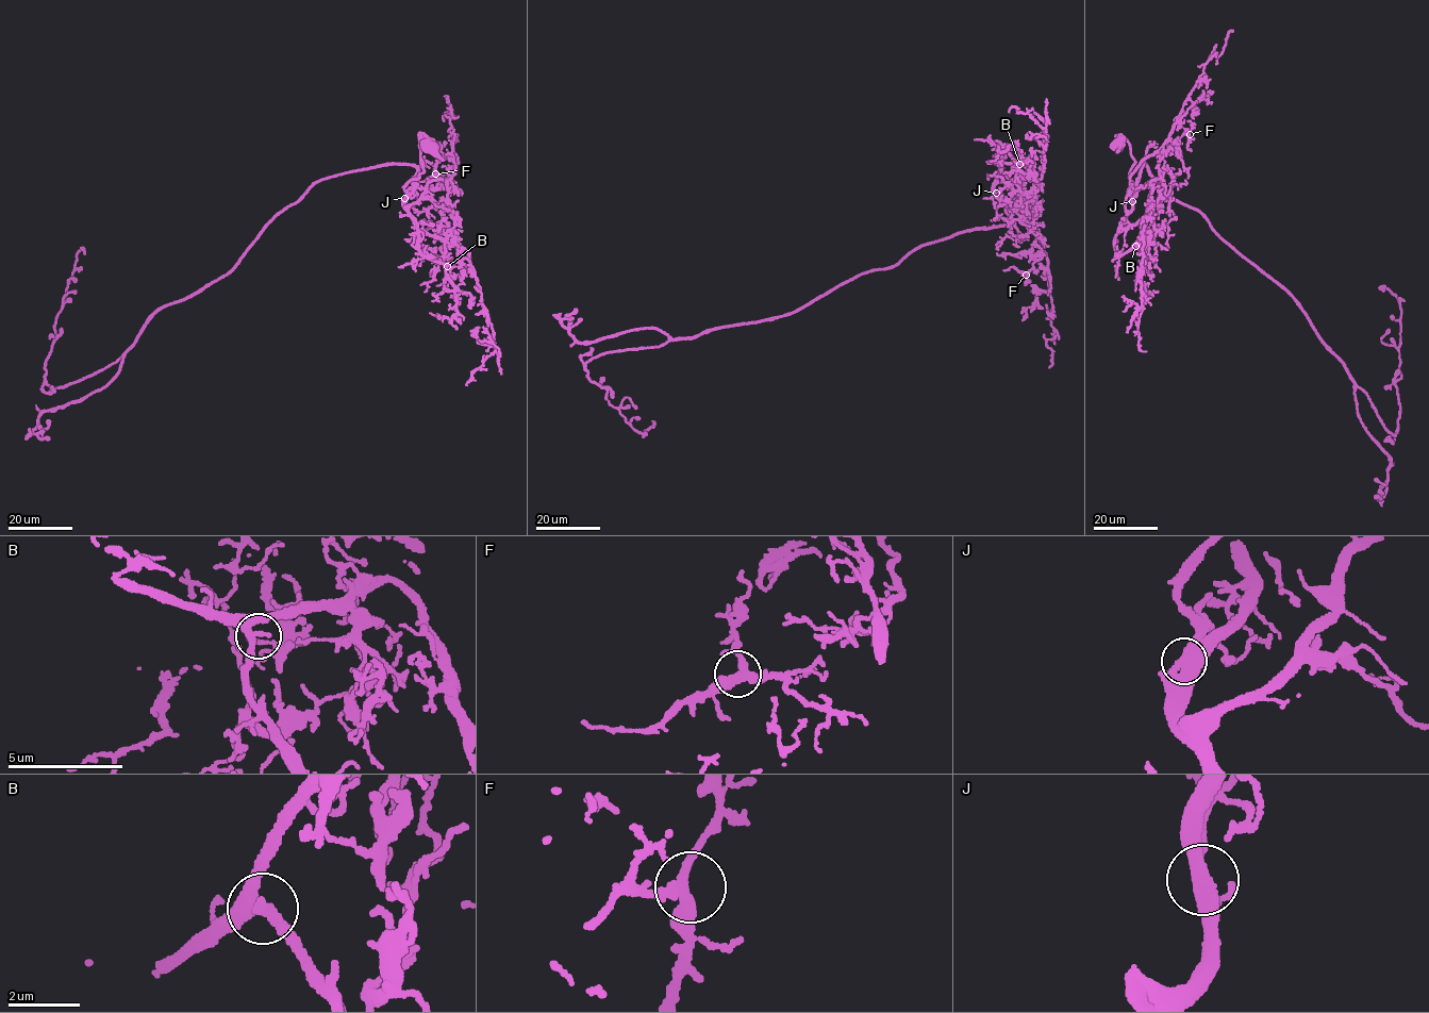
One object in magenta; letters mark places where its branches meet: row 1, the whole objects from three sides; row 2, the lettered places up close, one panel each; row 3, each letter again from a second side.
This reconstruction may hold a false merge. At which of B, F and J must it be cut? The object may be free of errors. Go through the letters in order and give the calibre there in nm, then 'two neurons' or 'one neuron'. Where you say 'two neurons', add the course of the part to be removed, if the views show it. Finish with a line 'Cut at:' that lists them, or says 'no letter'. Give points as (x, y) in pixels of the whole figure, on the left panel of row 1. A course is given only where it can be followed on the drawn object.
B: 280 nm | one neuron
F: 320 nm | one neuron
J: 440 nm | one neuron
Cut at: no letter

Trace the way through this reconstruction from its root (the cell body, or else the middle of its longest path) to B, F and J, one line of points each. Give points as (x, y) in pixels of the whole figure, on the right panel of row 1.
B: (1119, 145), (1128, 143), (1135, 164), (1129, 176), (1131, 211), (1118, 228), (1114, 255), (1120, 255), (1135, 246)
F: (1119, 145), (1128, 143), (1135, 163), (1132, 194), (1140, 175), (1132, 184), (1130, 177), (1142, 161), (1190, 134)
J: (1119, 145), (1128, 143), (1135, 163), (1129, 176), (1131, 201)

